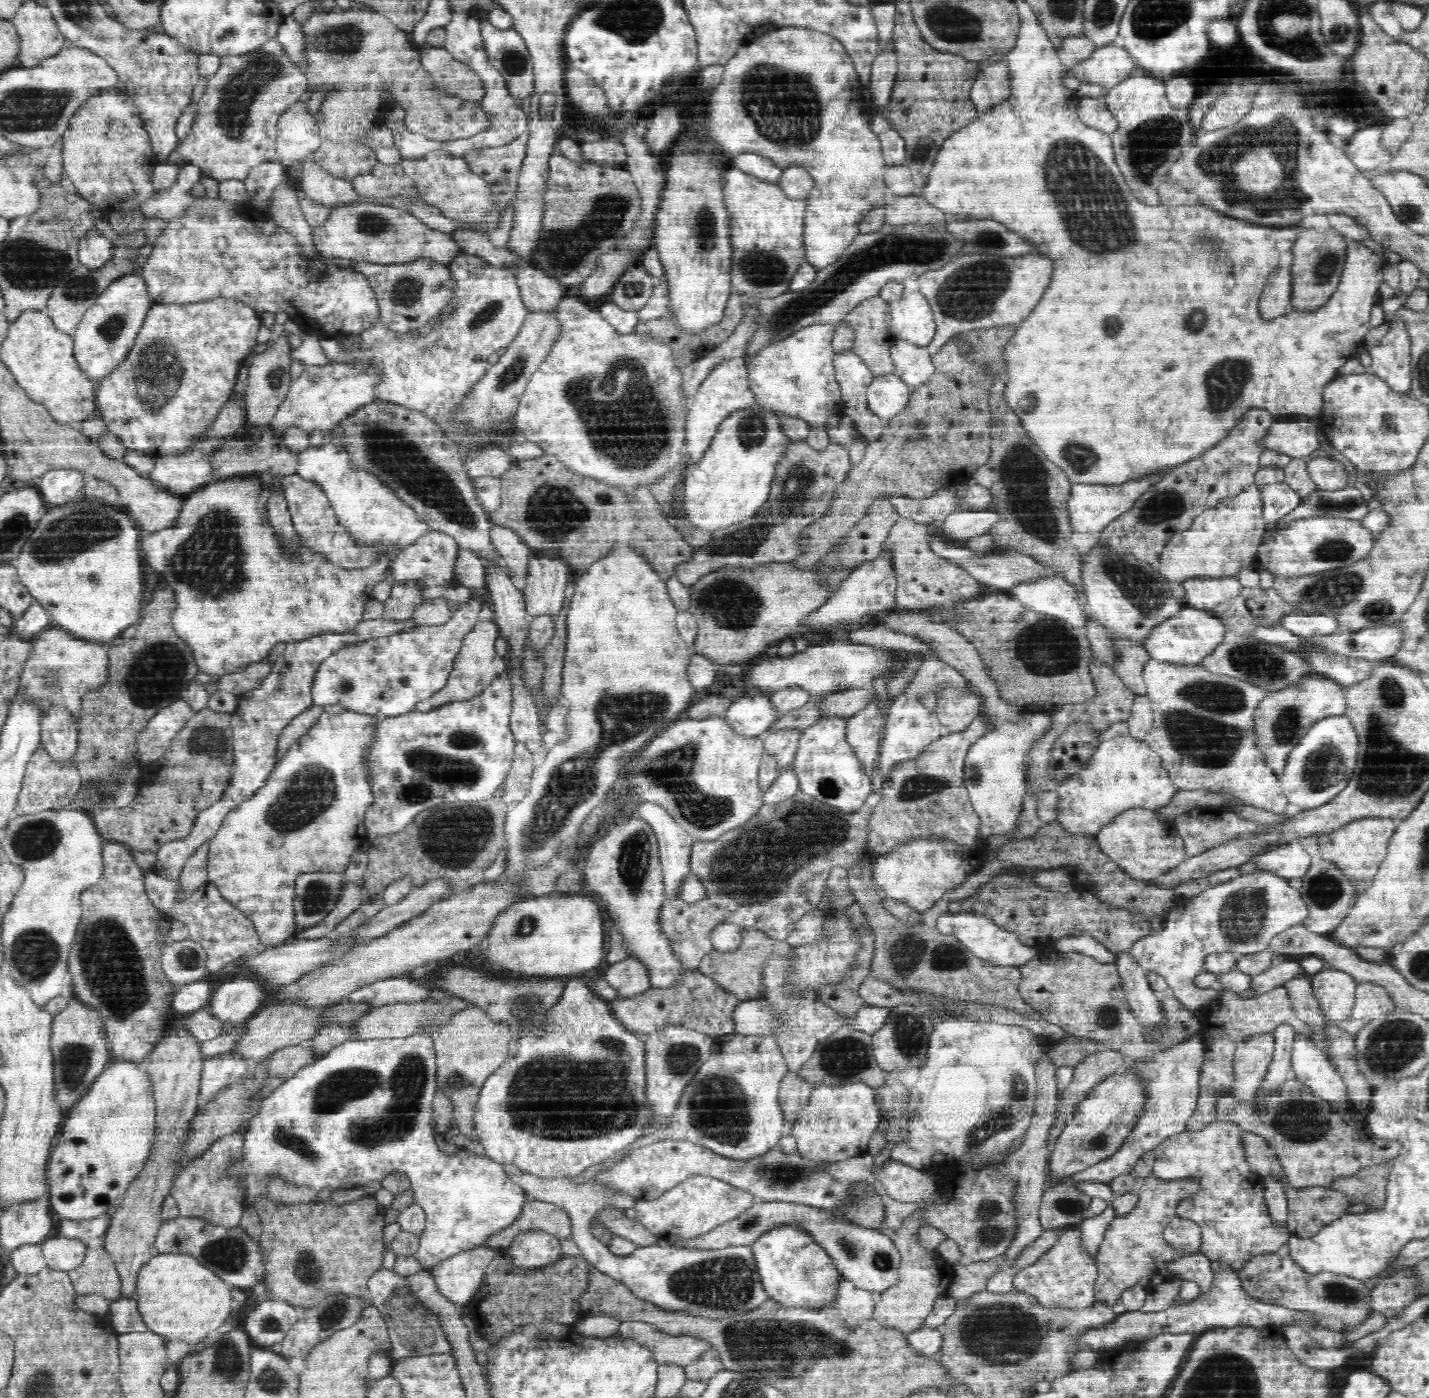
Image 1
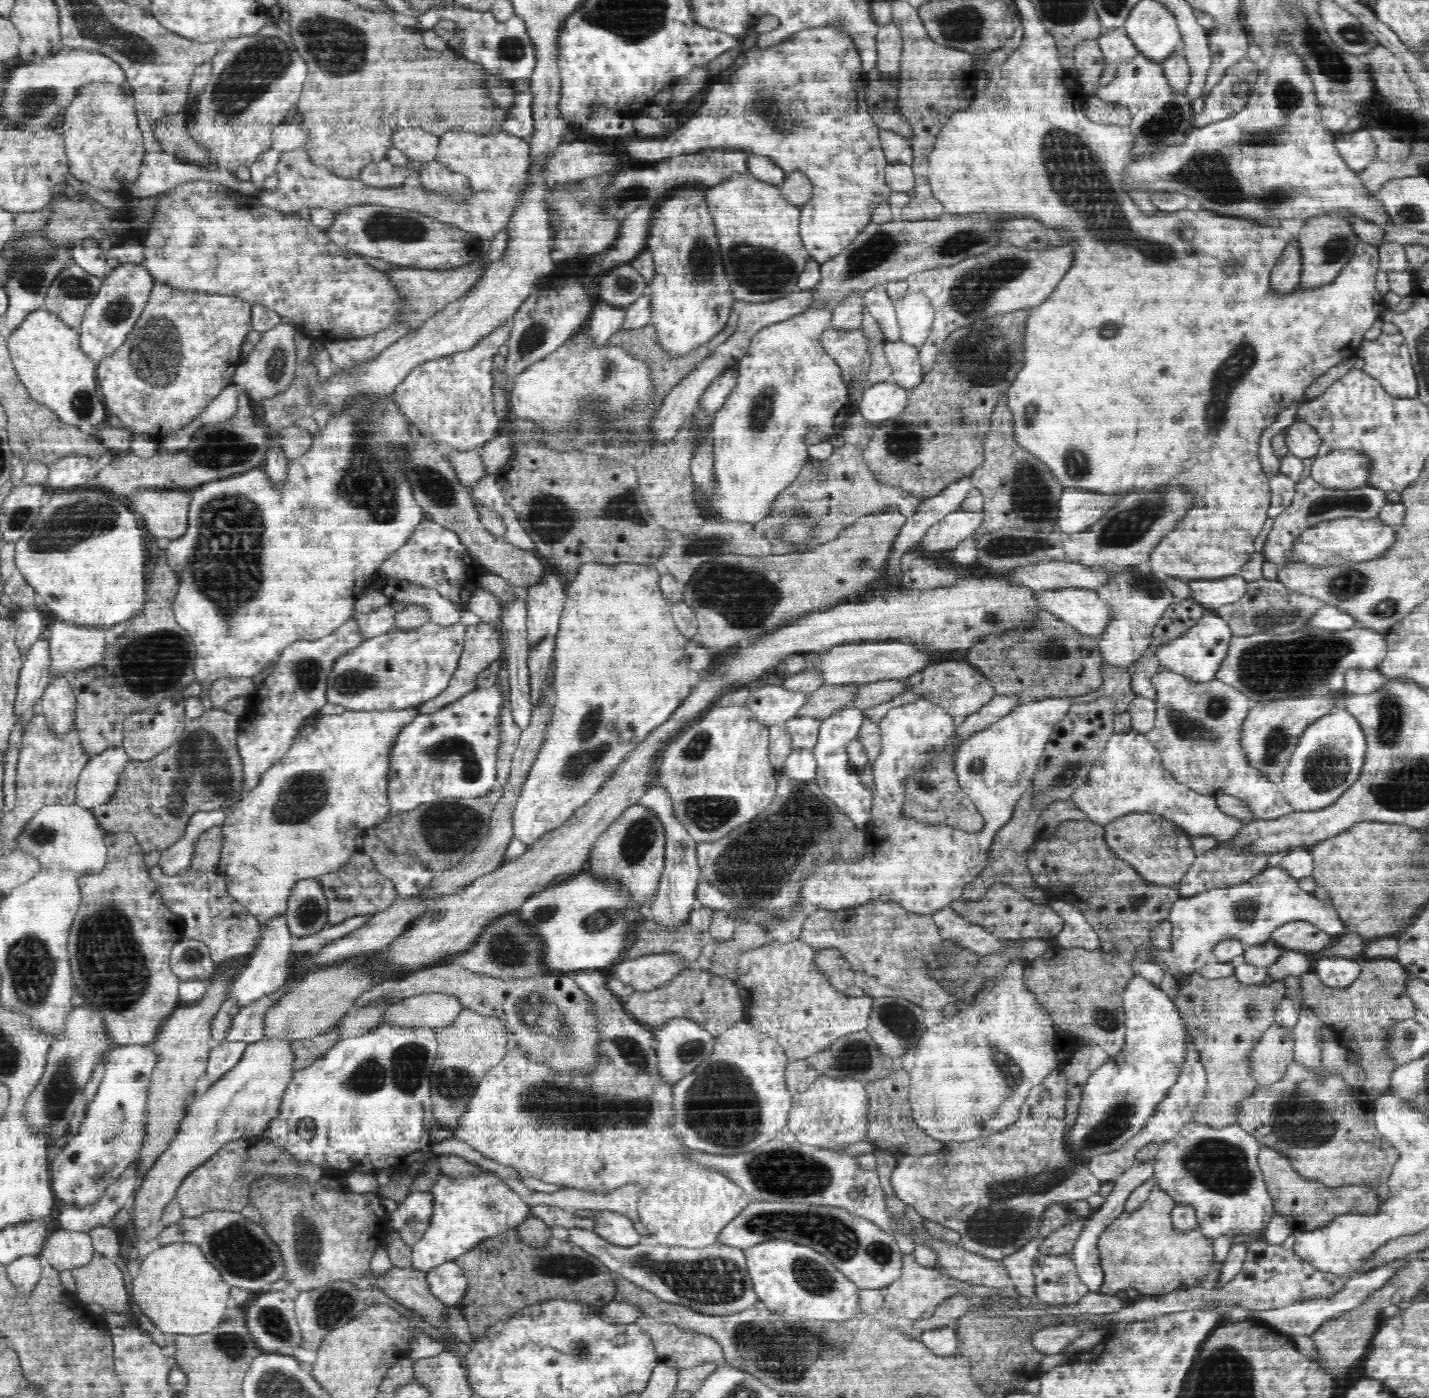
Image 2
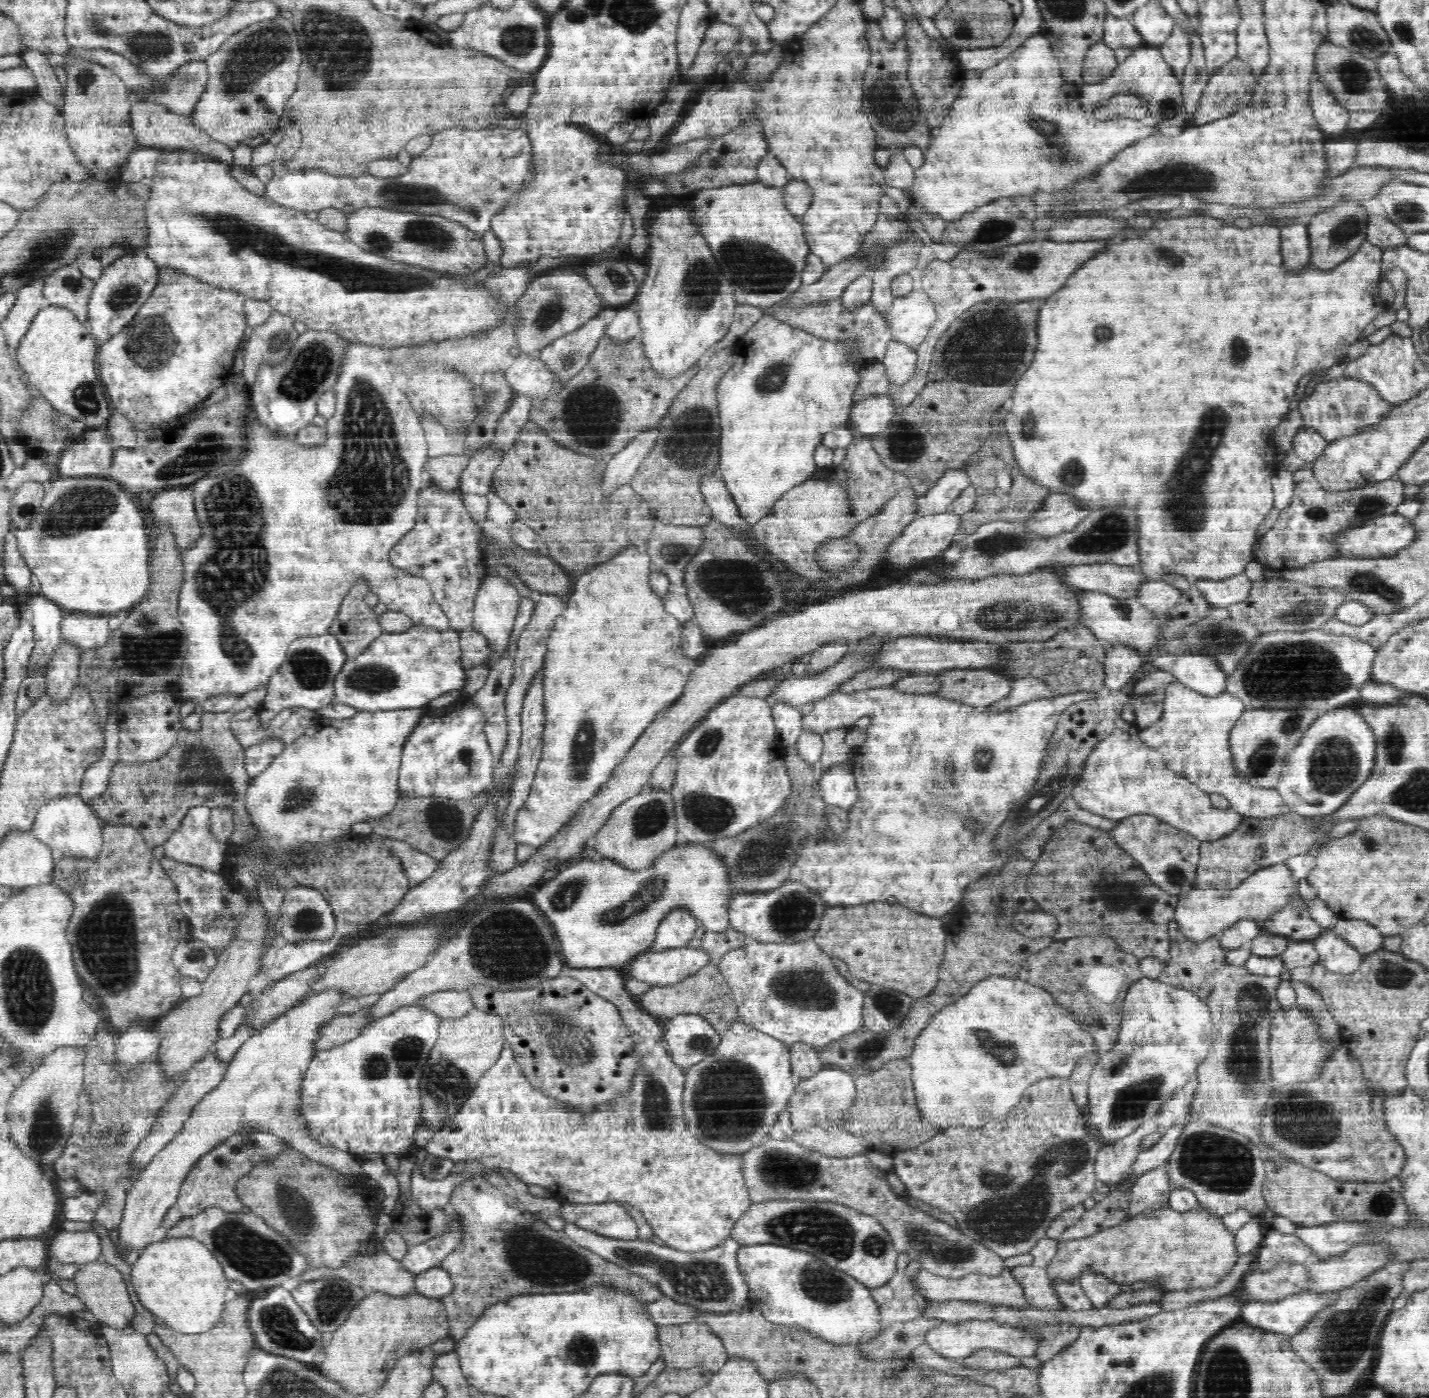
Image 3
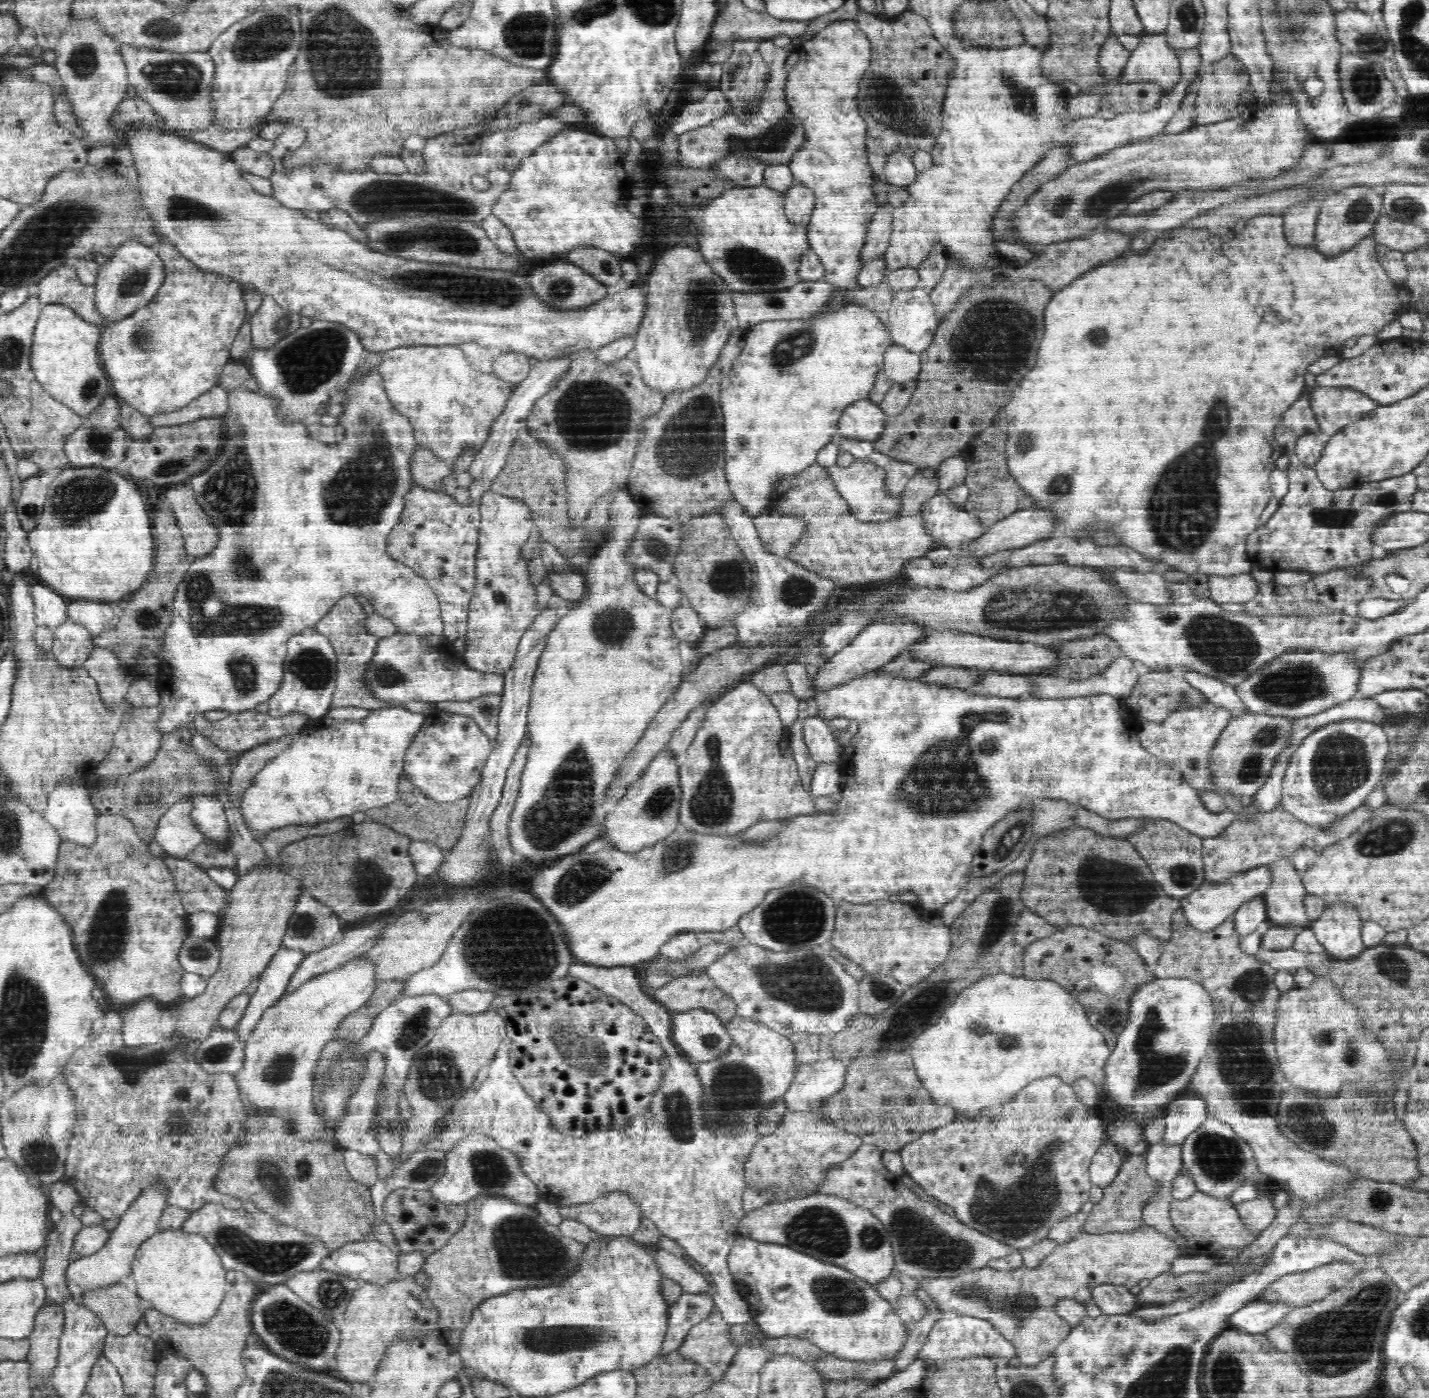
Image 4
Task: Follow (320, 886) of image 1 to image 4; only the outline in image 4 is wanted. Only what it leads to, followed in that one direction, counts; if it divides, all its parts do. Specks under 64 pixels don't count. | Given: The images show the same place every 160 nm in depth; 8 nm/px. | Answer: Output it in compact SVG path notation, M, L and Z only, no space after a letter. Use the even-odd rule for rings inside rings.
M302 894L283 938L284 948L304 955L326 948L340 938L344 930L333 909L309 895Z

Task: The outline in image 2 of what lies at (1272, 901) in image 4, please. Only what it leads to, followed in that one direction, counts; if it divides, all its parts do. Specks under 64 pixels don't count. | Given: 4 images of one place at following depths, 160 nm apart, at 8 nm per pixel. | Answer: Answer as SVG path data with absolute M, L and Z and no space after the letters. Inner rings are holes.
M1290 920L1271 932L1269 940L1287 950L1318 951L1330 944L1332 936L1307 920Z

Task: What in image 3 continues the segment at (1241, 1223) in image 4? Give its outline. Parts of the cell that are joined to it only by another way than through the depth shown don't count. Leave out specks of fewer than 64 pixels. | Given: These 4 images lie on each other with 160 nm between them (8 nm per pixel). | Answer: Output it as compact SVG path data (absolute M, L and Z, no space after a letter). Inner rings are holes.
M1199 1205L1197 1210L1186 1212L1168 1206L1155 1215L1132 1217L1124 1224L1107 1228L1094 1235L1062 1241L1056 1256L1046 1268L1046 1277L1054 1286L1056 1283L1078 1283L1086 1274L1102 1275L1119 1285L1132 1285L1139 1280L1150 1282L1159 1277L1161 1281L1157 1285L1163 1285L1171 1291L1216 1284L1240 1256L1236 1235L1226 1228L1223 1217L1203 1205ZM1004 1268L1002 1272L989 1274L972 1272L958 1279L936 1276L921 1270L917 1276L917 1284L921 1288L919 1293L924 1296L927 1302L968 1303L968 1306L984 1306L985 1310L990 1310L993 1314L1000 1310L1024 1312L1032 1308L1023 1285L1008 1268ZM1026 1316L1018 1317L1008 1326L1032 1337L1032 1355L1042 1363L1050 1360L1072 1340L1076 1340L1079 1330L1079 1325L1068 1320L1032 1320Z

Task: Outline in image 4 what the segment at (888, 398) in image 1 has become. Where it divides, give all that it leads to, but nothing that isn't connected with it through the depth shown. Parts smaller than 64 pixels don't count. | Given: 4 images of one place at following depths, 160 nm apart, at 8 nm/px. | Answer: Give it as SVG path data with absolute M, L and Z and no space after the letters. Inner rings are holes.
M868 399L848 405L837 421L834 439L839 442L847 440L868 439L873 441L881 437L885 430L886 417L877 404Z

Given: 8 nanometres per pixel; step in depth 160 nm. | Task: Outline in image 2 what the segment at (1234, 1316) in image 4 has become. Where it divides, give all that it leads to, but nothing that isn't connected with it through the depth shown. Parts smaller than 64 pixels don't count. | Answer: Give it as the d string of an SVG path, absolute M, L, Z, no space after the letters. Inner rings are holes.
M1404 1259L1396 1260L1395 1263L1375 1268L1370 1272L1354 1274L1349 1278L1344 1278L1342 1288L1337 1289L1336 1292L1324 1294L1324 1296L1312 1296L1305 1298L1304 1300L1296 1300L1280 1306L1278 1308L1272 1308L1270 1310L1252 1311L1252 1317L1255 1318L1261 1324L1266 1324L1269 1328L1288 1336L1289 1338L1299 1336L1309 1336L1324 1322L1324 1320L1330 1320L1332 1316L1338 1316L1346 1310L1350 1310L1362 1304L1364 1298L1368 1296L1370 1292L1384 1286L1384 1282L1392 1277L1392 1272L1396 1270L1397 1266L1402 1264Z

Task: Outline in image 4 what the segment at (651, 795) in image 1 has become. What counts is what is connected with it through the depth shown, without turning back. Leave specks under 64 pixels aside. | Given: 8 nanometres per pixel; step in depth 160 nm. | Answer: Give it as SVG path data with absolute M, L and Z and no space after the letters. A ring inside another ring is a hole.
M749 678L734 684L720 695L706 718L688 747L679 770L683 789L679 822L687 830L720 835L742 833L764 821L784 820L814 812L816 796L803 785L795 757L792 756L788 728L780 718L779 708L764 690L756 687Z

